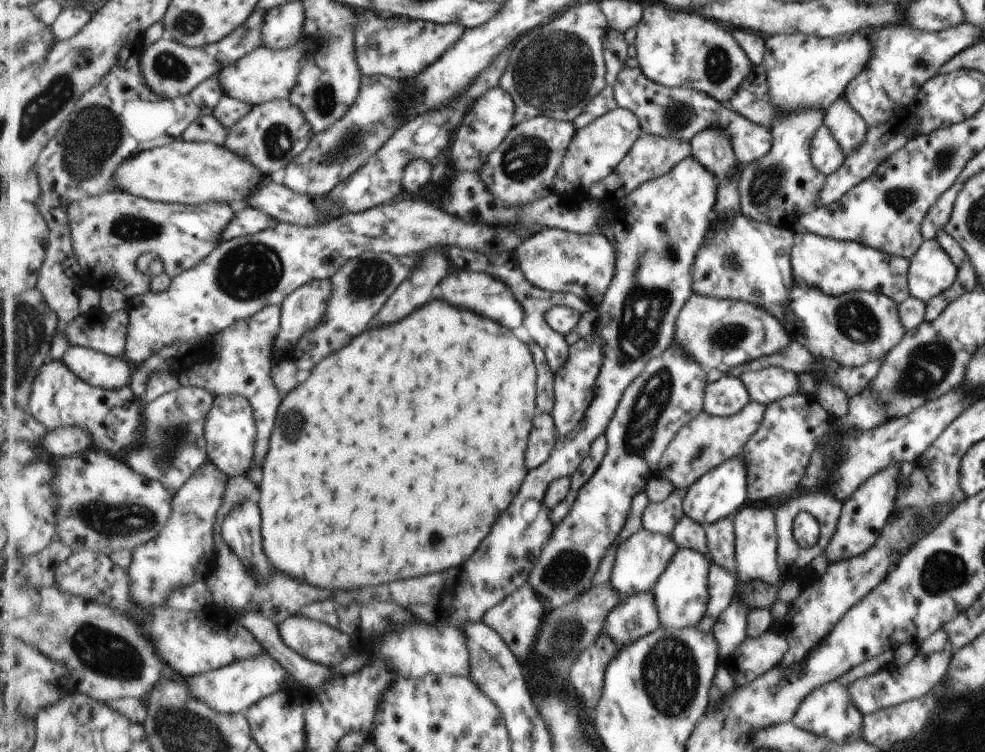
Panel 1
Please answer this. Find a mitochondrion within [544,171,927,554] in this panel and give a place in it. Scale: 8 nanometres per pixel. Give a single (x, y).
(644, 310)

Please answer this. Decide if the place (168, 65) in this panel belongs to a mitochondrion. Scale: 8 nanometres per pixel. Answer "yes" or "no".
yes

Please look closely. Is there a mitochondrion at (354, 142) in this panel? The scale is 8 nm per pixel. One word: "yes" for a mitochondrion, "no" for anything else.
yes

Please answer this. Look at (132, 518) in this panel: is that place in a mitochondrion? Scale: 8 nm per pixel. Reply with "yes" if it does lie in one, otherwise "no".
yes

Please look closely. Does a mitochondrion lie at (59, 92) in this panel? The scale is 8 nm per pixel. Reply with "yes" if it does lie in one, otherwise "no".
yes

